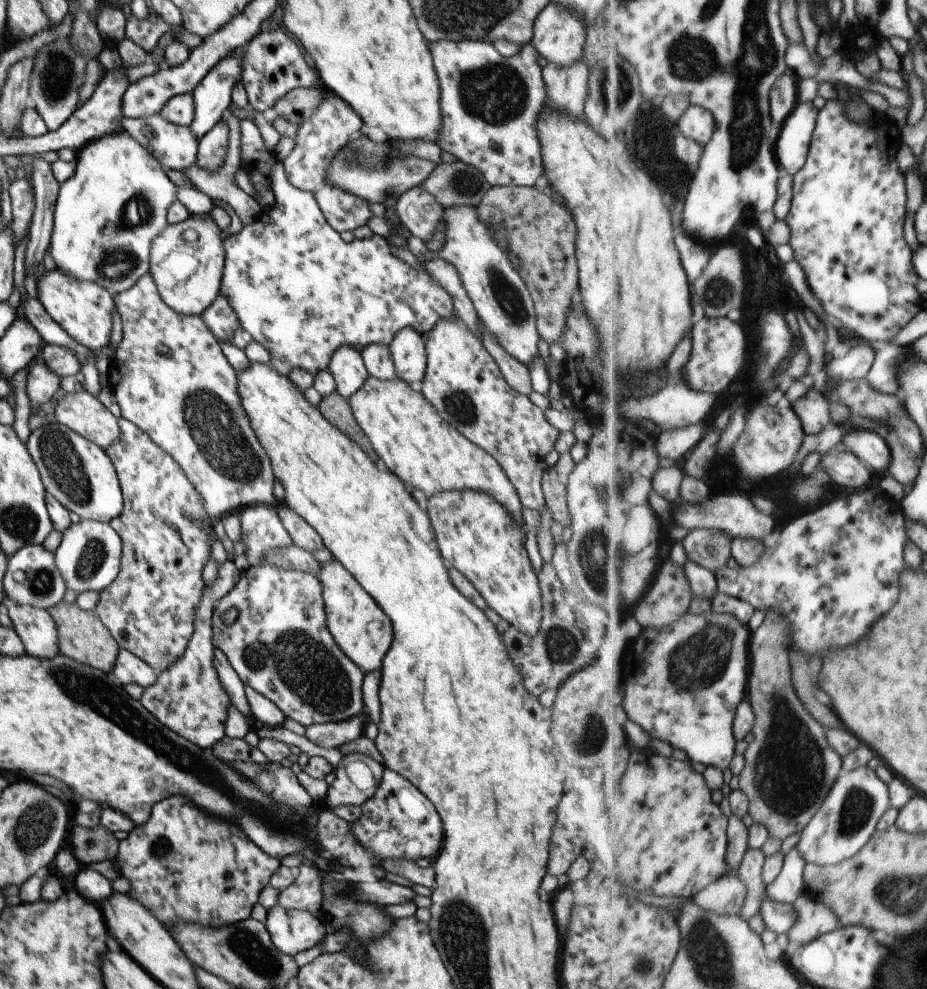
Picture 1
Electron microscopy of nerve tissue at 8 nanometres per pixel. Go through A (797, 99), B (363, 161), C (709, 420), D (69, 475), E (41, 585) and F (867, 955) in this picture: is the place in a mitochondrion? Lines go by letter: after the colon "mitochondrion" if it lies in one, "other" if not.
A: other
B: mitochondrion
C: other
D: mitochondrion
E: mitochondrion
F: other

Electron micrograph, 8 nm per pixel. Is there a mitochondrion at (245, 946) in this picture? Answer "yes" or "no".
yes

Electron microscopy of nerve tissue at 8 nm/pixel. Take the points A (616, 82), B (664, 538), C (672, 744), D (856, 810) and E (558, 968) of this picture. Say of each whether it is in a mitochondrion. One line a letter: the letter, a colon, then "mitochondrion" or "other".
A: mitochondrion
B: other
C: other
D: mitochondrion
E: other

